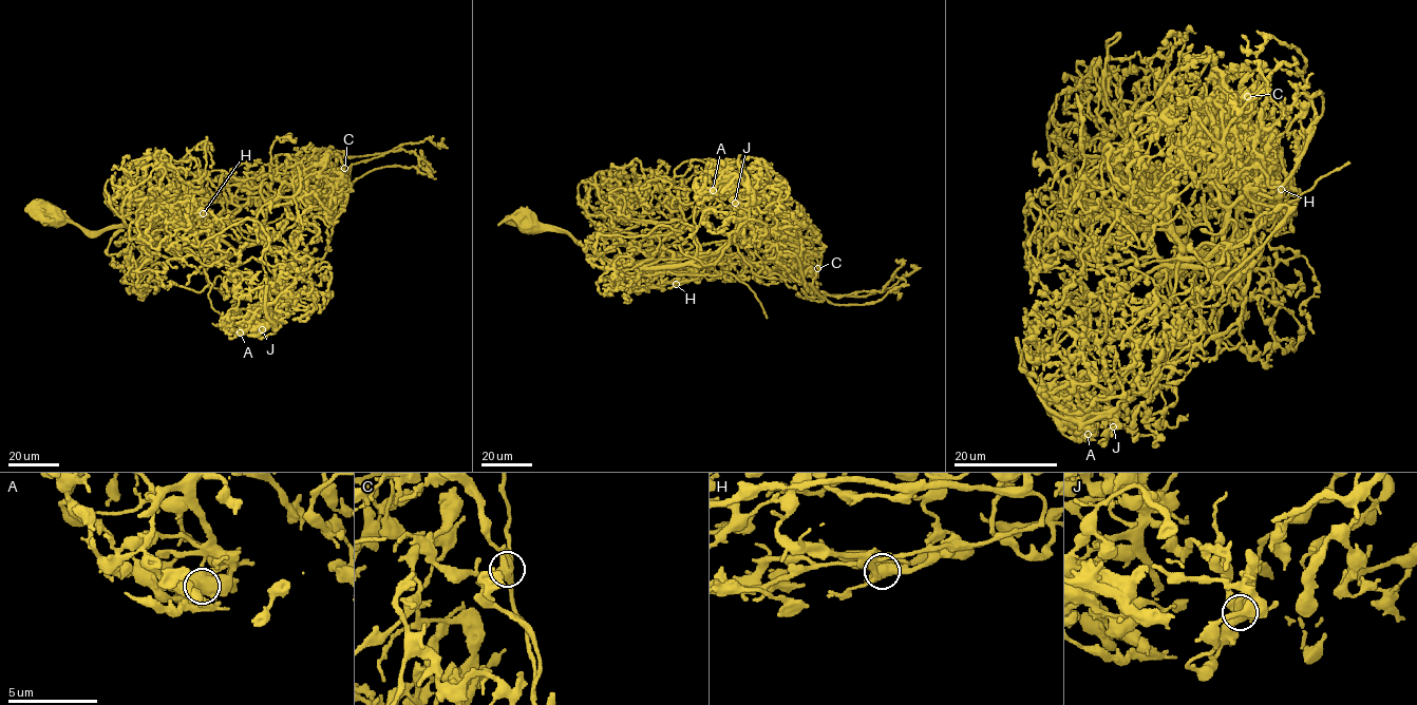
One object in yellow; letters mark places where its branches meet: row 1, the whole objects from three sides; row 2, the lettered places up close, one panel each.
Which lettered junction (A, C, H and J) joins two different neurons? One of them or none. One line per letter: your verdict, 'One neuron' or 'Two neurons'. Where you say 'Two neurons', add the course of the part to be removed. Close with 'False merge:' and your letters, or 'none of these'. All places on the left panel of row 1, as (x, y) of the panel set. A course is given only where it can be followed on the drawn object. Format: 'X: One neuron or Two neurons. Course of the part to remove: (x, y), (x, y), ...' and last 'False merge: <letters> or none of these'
A: One neuron
C: One neuron
H: One neuron
J: Two neurons. Course of the part to remove: (262, 329), (280, 323), (278, 327), (268, 319), (262, 302), (249, 306)
False merge: J

